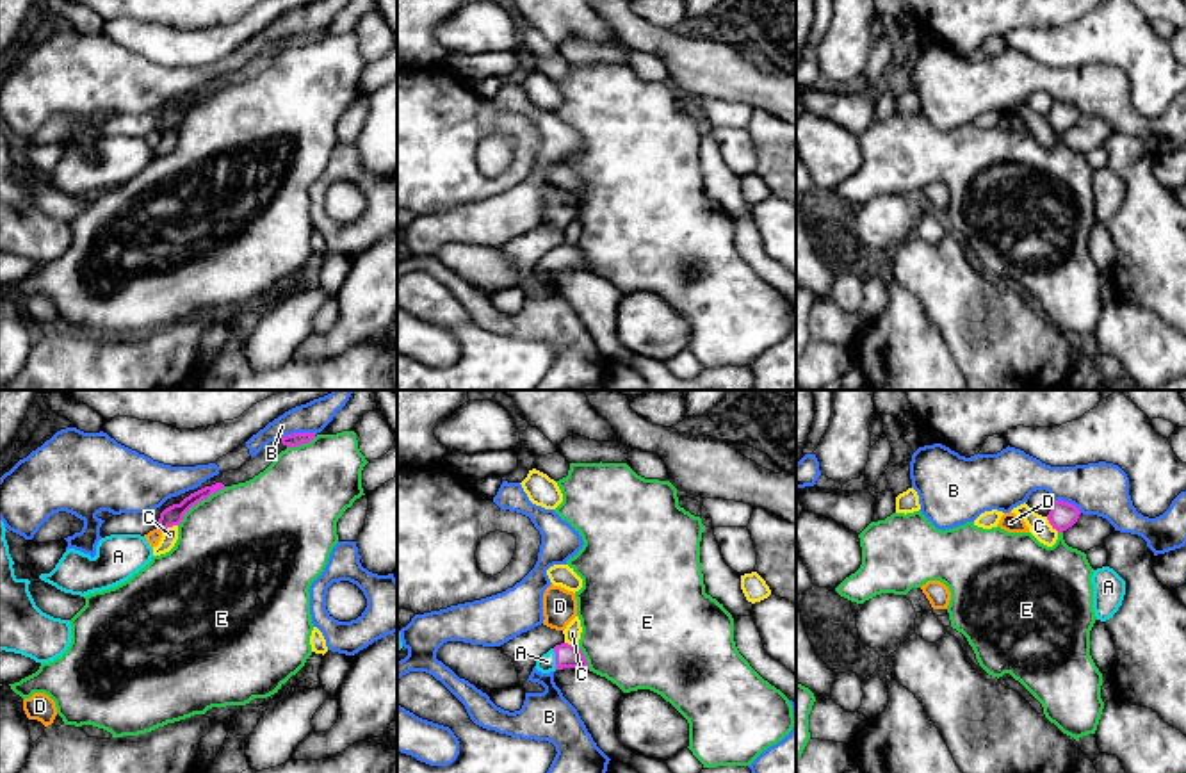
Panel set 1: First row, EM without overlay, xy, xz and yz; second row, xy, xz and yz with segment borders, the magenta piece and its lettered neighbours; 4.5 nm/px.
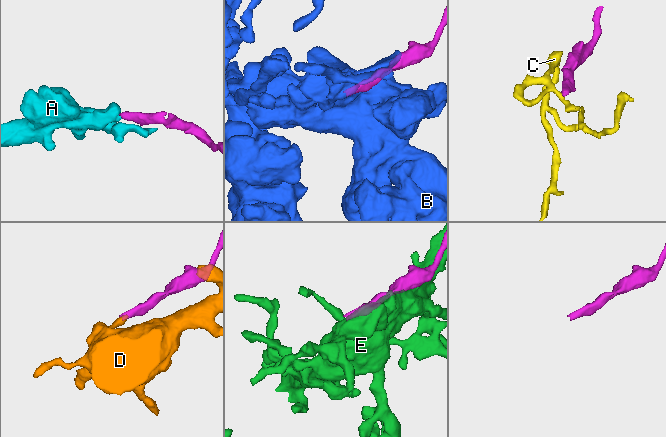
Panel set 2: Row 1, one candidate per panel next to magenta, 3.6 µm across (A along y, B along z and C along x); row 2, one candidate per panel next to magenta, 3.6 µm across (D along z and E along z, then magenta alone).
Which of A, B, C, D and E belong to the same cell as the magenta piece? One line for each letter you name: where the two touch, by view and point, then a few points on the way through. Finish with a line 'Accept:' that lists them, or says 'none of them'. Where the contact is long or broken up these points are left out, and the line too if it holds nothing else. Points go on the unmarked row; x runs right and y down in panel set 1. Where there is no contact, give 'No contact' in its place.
A: Touches magenta at xz (556, 260). Path across: xz (567, 257), (556, 260), (547, 262)
Accept: A

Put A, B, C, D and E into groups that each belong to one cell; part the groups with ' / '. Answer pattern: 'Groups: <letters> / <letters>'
Groups: A / B / C / D / E

